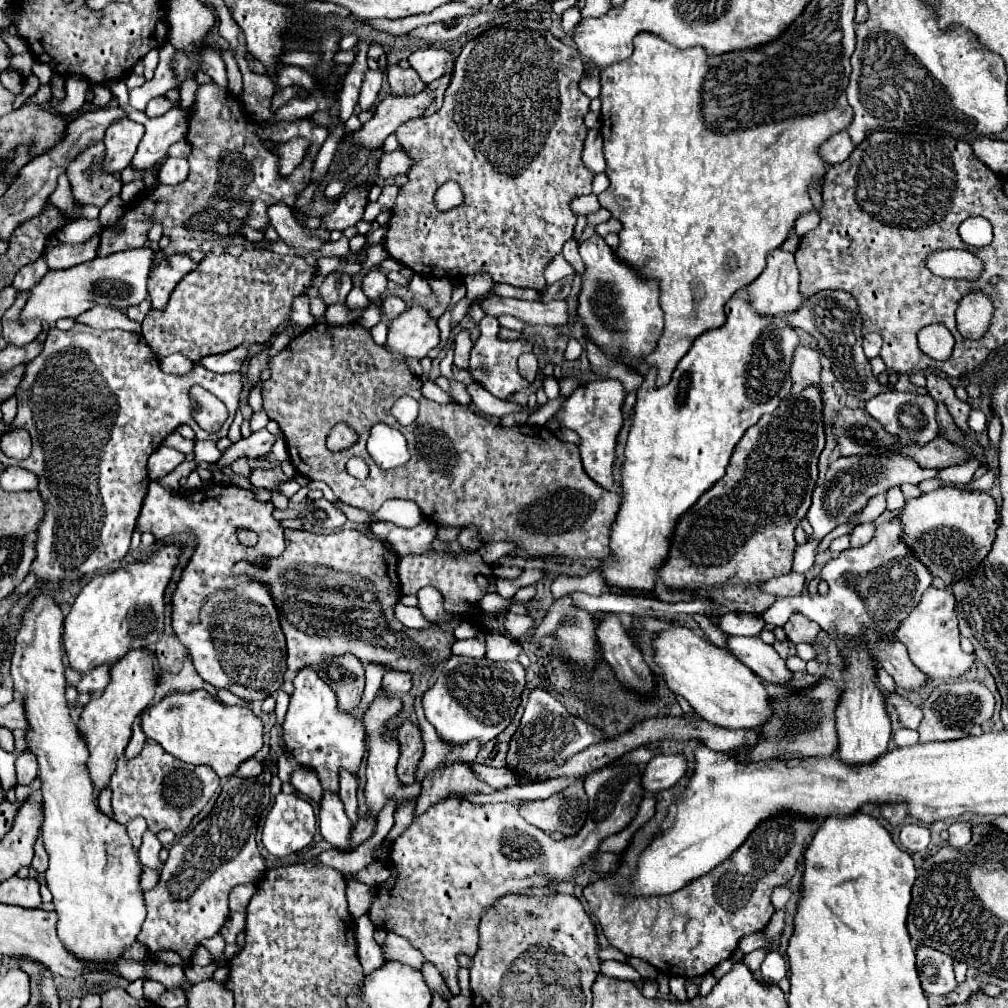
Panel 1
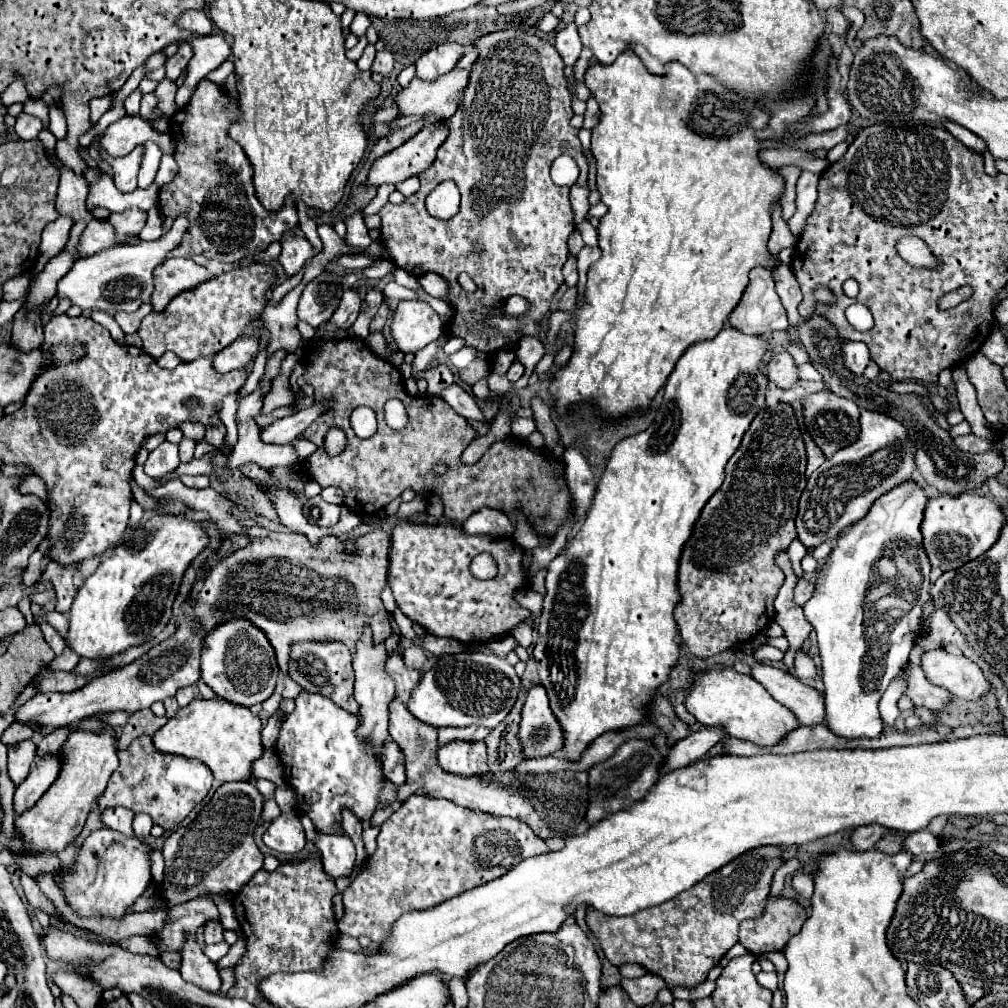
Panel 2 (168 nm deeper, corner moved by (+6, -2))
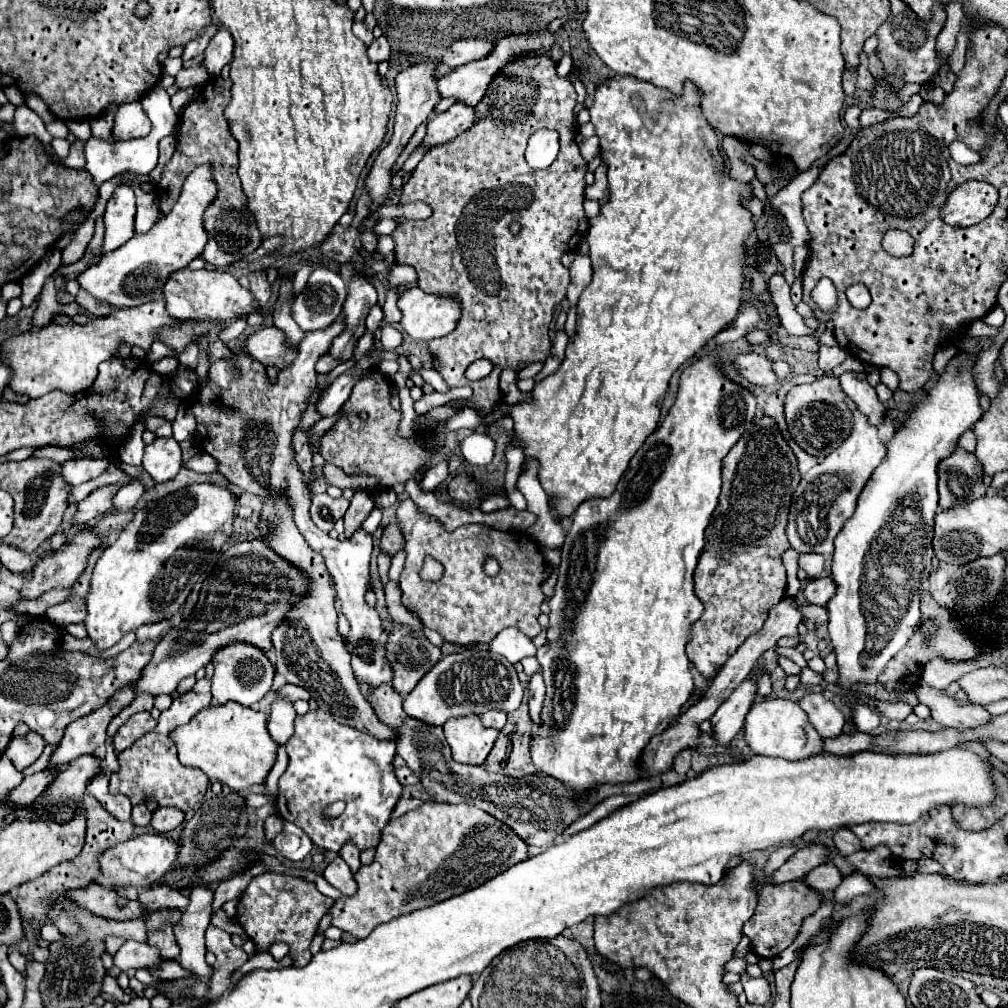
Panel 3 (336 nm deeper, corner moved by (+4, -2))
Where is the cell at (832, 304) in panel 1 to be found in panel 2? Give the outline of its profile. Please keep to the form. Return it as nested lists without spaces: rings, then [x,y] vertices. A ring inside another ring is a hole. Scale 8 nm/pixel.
[[[813,316],[811,320],[807,320],[807,324],[799,326],[797,332],[801,336],[801,344],[805,346],[811,358],[811,364],[819,370],[833,394],[853,400],[861,410],[887,414],[909,428],[909,434],[913,438],[911,442],[915,444],[915,466],[923,474],[927,484],[935,486],[939,494],[959,496],[963,492],[975,492],[987,478],[997,476],[1003,470],[1005,462],[999,456],[999,450],[991,450],[985,454],[967,454],[959,450],[949,432],[937,426],[935,416],[931,412],[933,404],[927,396],[895,394],[885,388],[879,388],[873,380],[867,380],[865,376],[851,376],[851,372],[847,372],[843,368],[843,362],[839,360],[841,340],[837,340],[837,332],[835,328],[831,328],[831,324],[827,324],[827,320],[821,320],[821,316]]]

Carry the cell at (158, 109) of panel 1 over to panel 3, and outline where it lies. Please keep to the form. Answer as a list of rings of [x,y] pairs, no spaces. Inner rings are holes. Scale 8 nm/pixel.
[[[197,64],[197,66],[193,66],[193,68],[183,68],[177,76],[175,76],[175,86],[179,88],[179,90],[185,90],[185,88],[191,88],[191,86],[197,86],[197,84],[201,84],[201,82],[207,82],[209,80],[209,74],[207,74],[207,70],[201,66],[201,64]]]

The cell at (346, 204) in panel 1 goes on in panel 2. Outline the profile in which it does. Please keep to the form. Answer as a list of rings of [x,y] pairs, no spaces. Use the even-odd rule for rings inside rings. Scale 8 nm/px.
[[[443,120],[427,124],[419,134],[407,140],[397,150],[379,158],[369,170],[369,184],[397,184],[411,176],[419,176],[437,154],[437,148],[445,142],[449,128]]]

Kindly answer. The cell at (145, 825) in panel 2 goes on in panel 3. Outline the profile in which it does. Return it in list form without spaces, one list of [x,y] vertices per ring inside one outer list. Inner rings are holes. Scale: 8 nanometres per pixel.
[[[139,804],[139,806],[133,806],[133,816],[131,816],[131,822],[139,828],[149,828],[151,824],[151,818],[153,818],[153,812],[149,812],[147,806]]]

